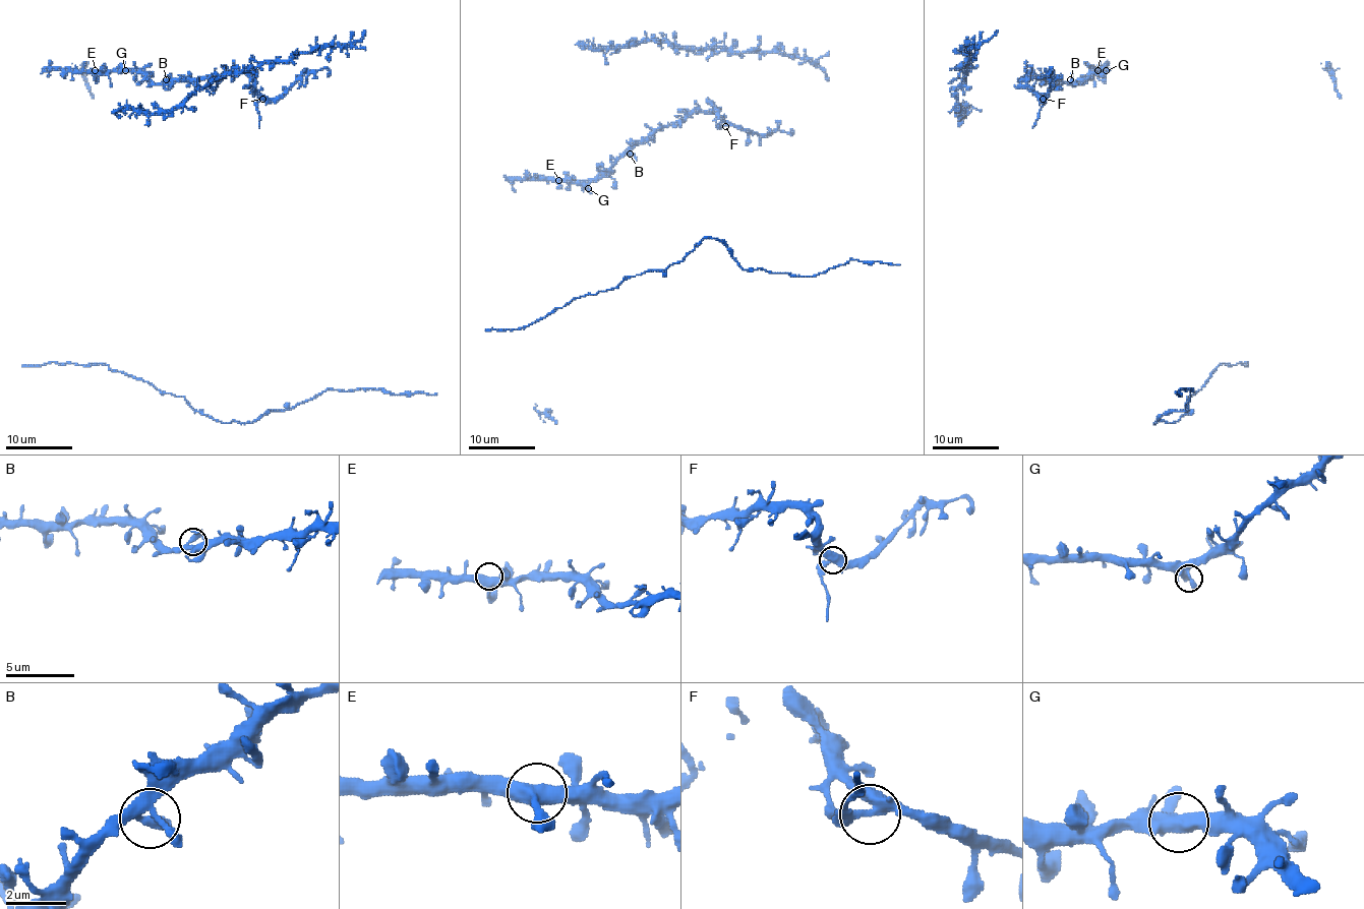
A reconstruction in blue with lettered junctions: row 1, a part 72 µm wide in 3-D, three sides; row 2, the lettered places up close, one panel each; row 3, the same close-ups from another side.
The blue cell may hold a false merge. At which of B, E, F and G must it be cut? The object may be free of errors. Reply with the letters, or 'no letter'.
F

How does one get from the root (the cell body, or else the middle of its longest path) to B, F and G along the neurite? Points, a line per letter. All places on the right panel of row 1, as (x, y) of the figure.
B: (1106, 83), (1099, 78), (1099, 71), (1090, 71), (1077, 83), (1070, 79)
F: (1106, 83), (1099, 71), (1090, 71), (1077, 83), (1029, 73), (1027, 84), (1043, 98)
G: (1106, 83), (1099, 78), (1099, 73), (1106, 70)

